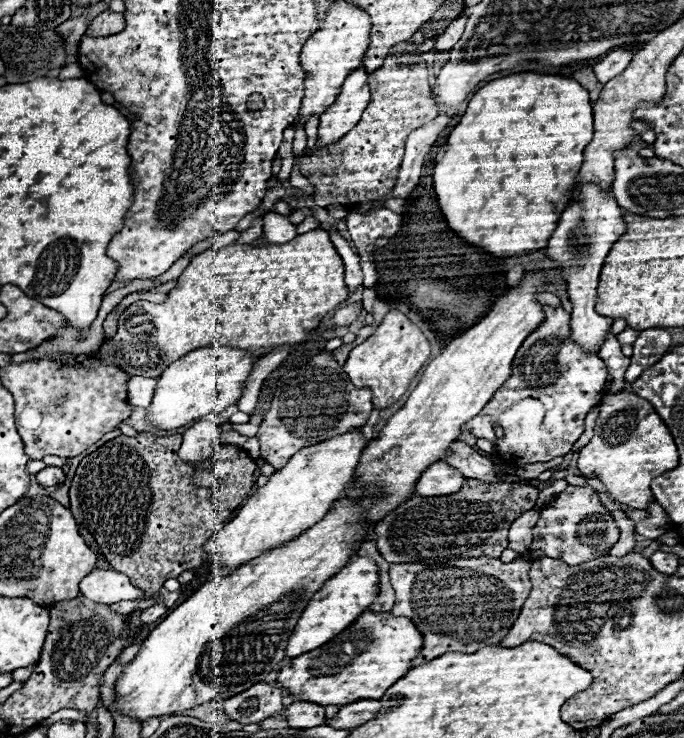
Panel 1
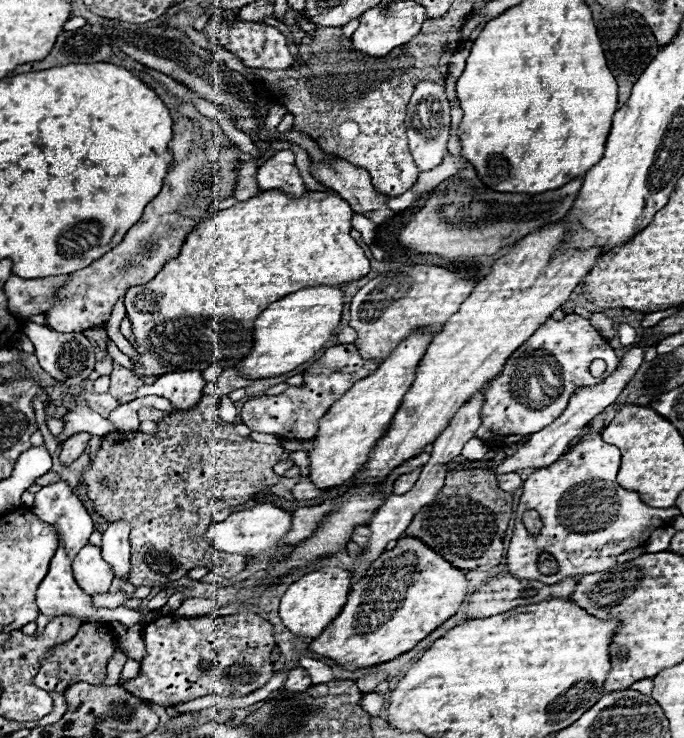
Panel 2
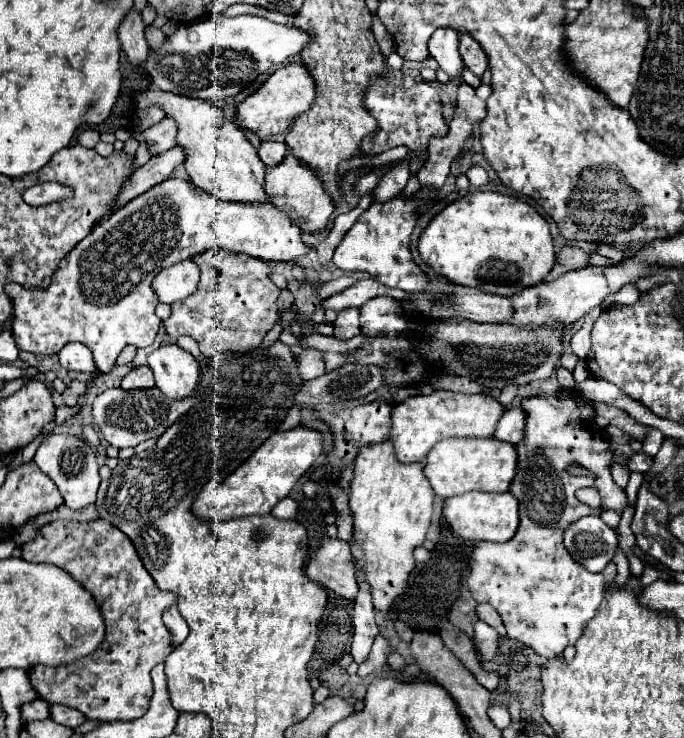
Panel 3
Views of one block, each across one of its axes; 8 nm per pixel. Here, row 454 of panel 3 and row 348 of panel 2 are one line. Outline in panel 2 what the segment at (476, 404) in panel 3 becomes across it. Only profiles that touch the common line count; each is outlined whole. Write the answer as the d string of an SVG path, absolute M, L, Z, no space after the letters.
M422 332L410 334L404 342L398 344L398 348L376 368L374 374L368 378L356 382L344 398L336 400L328 414L320 420L318 434L312 440L314 446L308 452L308 480L316 488L334 488L350 480L358 468L366 462L370 450L374 444L384 436L388 430L404 394L414 382L416 366L420 358L424 356L428 344L432 342L432 336L426 336Z

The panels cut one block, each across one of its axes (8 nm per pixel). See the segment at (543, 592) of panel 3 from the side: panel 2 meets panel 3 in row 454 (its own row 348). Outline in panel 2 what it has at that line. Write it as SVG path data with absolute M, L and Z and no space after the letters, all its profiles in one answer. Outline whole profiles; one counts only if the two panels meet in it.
M568 314L562 320L550 318L508 358L502 374L484 390L480 426L484 426L490 434L514 436L514 440L522 440L536 430L542 430L564 412L564 406L576 388L600 382L600 378L594 378L588 370L596 358L602 358L608 364L602 374L608 378L616 370L618 358L612 346L586 318L578 314Z

